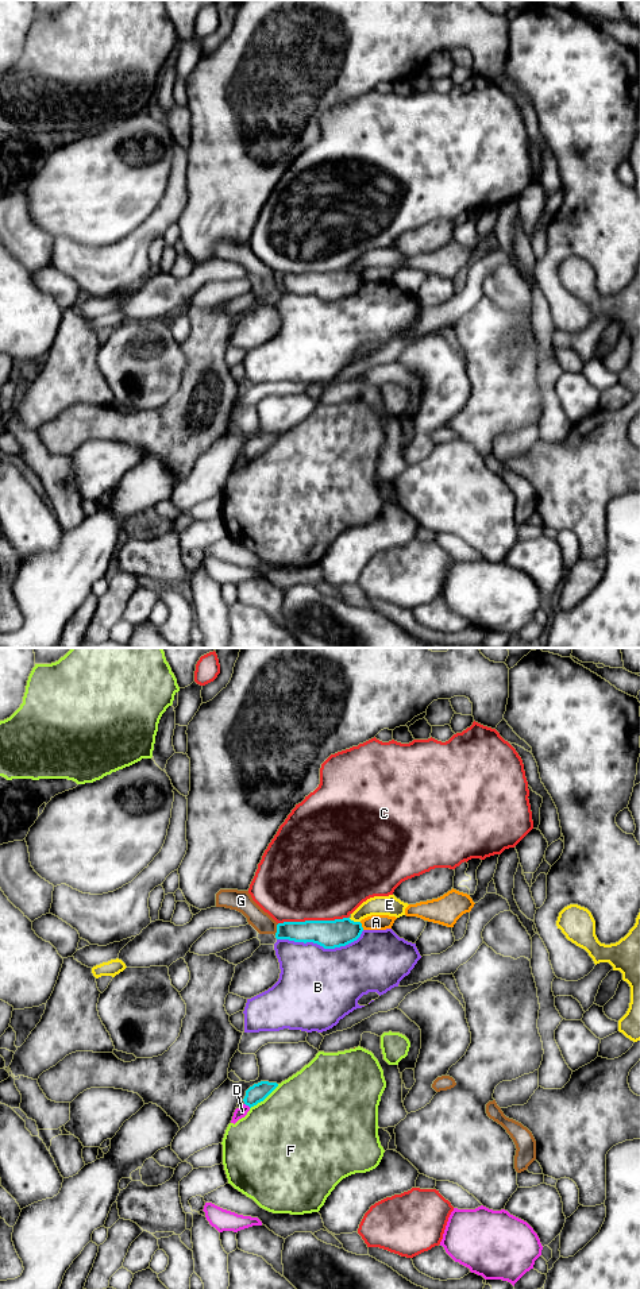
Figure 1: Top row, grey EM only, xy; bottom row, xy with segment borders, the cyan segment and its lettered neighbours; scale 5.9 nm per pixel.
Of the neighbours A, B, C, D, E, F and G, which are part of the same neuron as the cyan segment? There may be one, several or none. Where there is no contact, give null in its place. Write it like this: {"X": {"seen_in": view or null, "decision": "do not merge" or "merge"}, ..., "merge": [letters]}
{"A": {"seen_in": "xy", "decision": "do not merge"}, "B": {"seen_in": "xy", "decision": "do not merge"}, "C": {"seen_in": "xy", "decision": "do not merge"}, "D": {"seen_in": "xy", "decision": "do not merge"}, "E": {"seen_in": "xy", "decision": "do not merge"}, "F": {"seen_in": "xy", "decision": "do not merge"}, "G": {"seen_in": "xy", "decision": "do not merge"}, "merge": []}

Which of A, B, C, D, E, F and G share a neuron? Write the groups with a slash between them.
A / B / C / D / E / F / G

